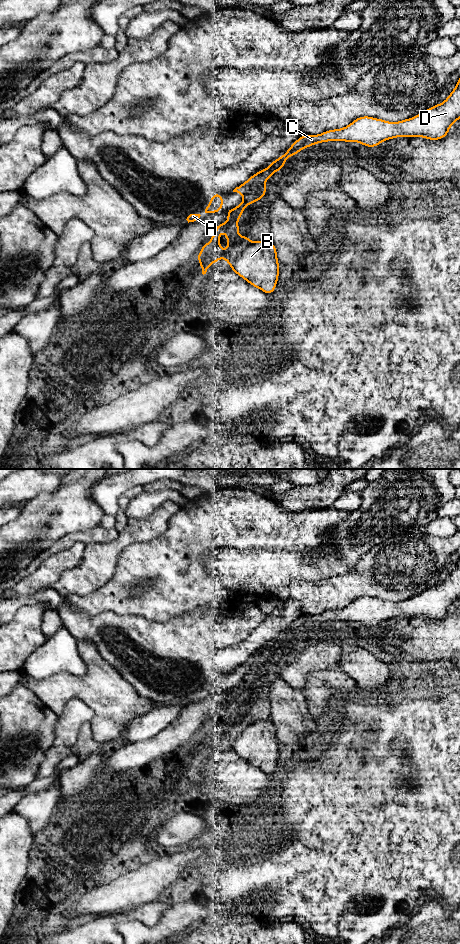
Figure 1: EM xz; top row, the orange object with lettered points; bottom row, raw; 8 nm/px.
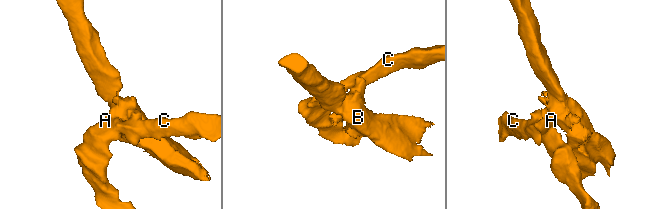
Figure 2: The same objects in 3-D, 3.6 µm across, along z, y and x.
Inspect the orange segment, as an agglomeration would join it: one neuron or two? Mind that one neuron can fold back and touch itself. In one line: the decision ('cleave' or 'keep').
cleave

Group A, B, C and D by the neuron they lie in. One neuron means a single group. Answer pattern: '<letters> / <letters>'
A C D / B

